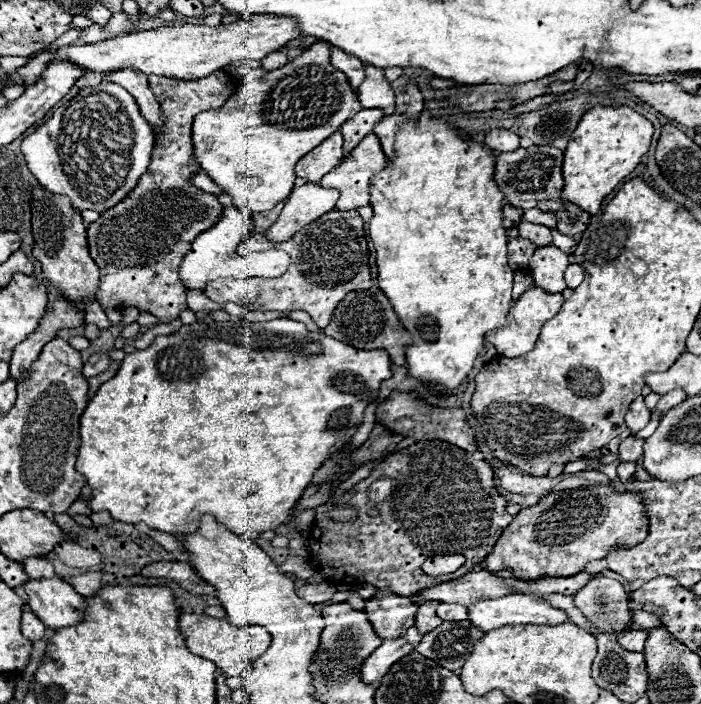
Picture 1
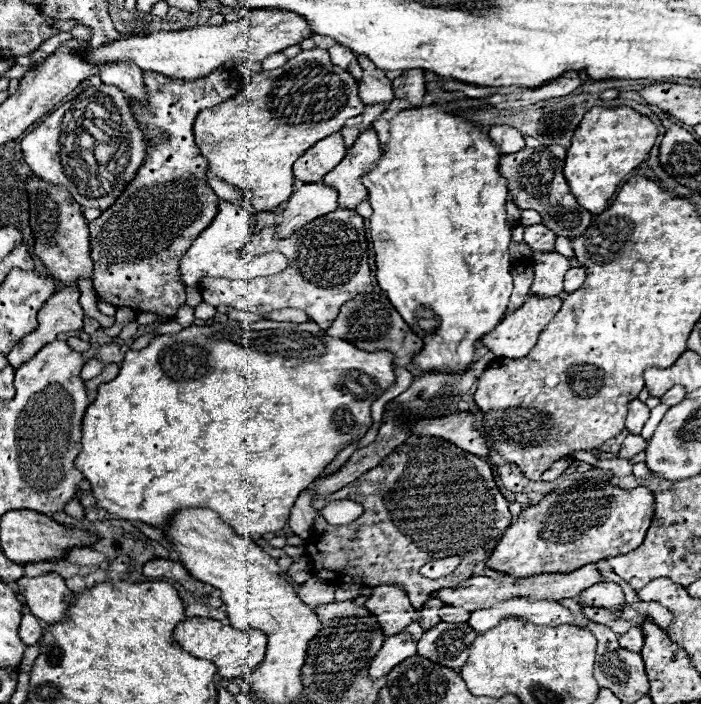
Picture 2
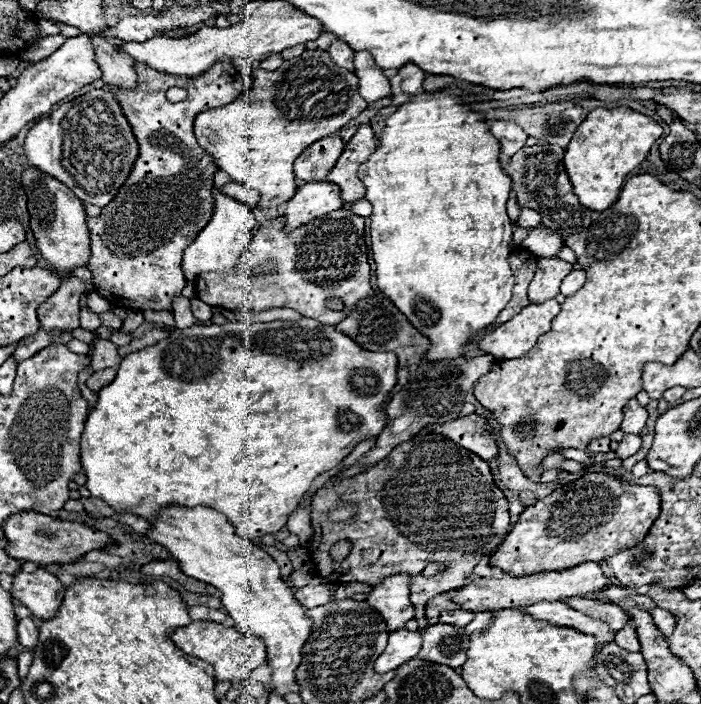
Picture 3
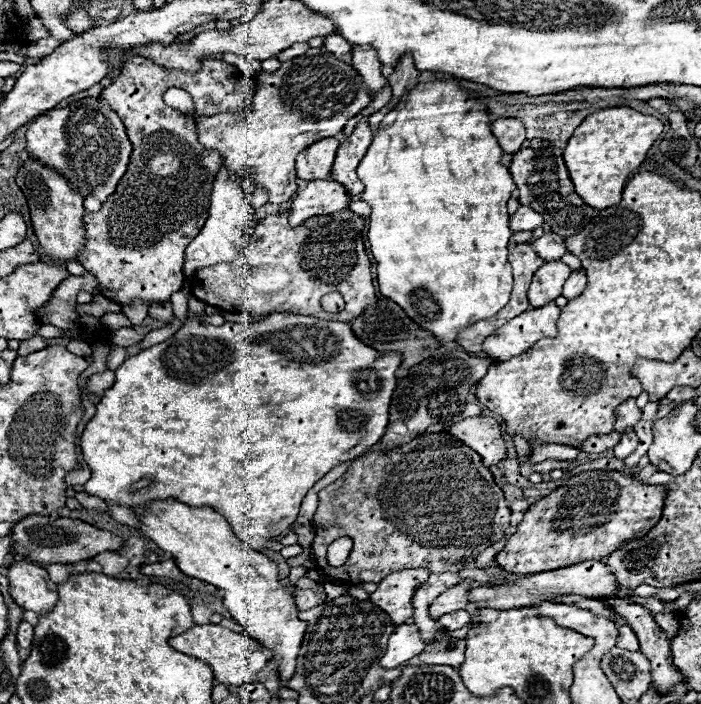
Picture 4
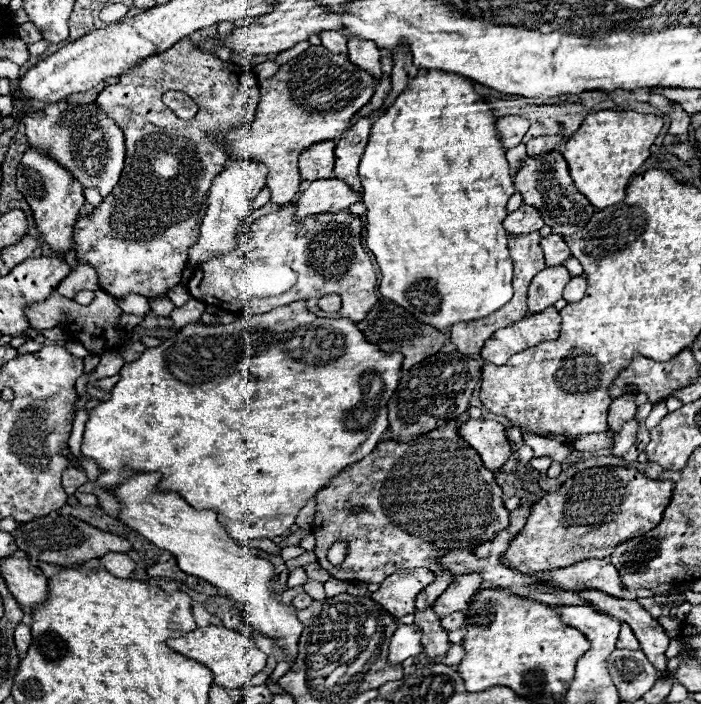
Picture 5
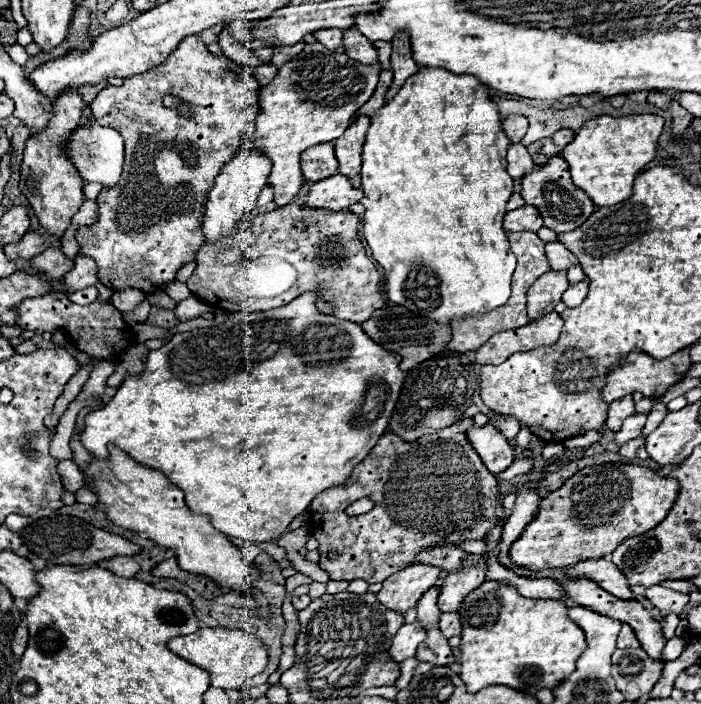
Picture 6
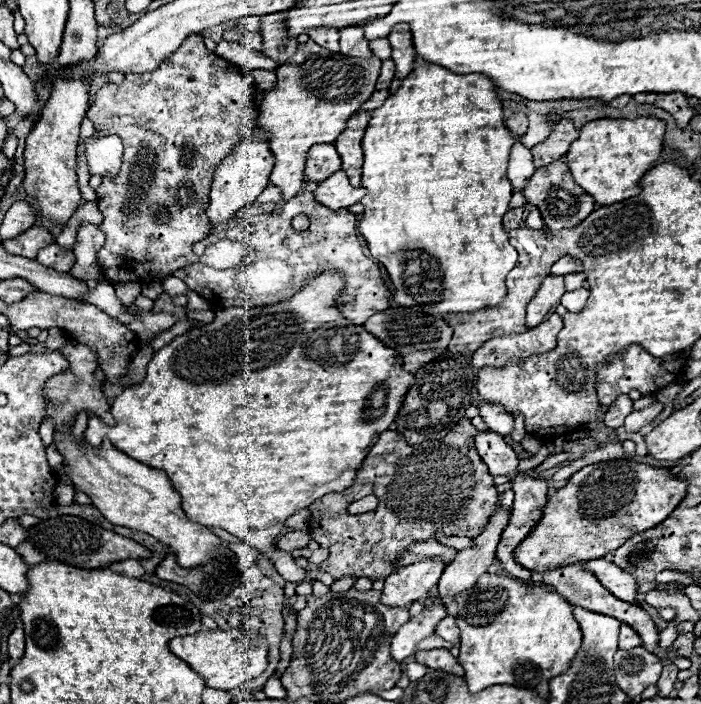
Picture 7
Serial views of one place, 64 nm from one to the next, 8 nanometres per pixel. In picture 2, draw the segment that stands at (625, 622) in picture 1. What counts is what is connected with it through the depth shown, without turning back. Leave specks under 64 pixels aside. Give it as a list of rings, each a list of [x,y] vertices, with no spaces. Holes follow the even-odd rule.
[[[598,582],[590,586],[578,596],[578,602],[602,610],[620,610],[626,606],[622,588],[616,582]]]

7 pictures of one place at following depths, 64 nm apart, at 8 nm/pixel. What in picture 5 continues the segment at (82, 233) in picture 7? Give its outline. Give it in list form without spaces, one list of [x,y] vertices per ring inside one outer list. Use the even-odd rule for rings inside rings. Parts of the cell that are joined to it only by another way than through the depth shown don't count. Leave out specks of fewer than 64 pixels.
[[[78,264],[74,272],[70,272],[62,282],[60,286],[56,288],[60,296],[64,298],[74,298],[80,290],[100,290],[98,286],[98,276],[96,276],[96,270],[88,264]]]

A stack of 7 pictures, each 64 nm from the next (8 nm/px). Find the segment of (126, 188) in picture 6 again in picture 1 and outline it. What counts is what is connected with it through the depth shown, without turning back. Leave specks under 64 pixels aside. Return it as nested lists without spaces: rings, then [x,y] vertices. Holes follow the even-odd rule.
[[[216,70],[216,74],[196,82],[180,82],[178,78],[148,80],[162,106],[164,132],[152,150],[152,162],[148,172],[142,174],[138,186],[124,202],[102,212],[102,216],[88,226],[86,236],[90,256],[100,268],[100,306],[104,310],[138,306],[162,322],[172,322],[188,308],[186,286],[178,278],[180,262],[190,250],[194,238],[212,228],[222,218],[224,210],[214,194],[198,190],[188,182],[188,176],[200,170],[200,164],[192,156],[190,128],[196,114],[224,106],[224,102],[236,92],[236,86],[240,88],[240,78]]]

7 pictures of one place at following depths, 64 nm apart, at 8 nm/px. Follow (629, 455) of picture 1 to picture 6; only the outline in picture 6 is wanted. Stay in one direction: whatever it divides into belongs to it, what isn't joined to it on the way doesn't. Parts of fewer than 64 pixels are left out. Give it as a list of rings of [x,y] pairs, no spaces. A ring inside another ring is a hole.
[[[632,414],[630,418],[626,418],[622,428],[616,432],[616,446],[620,448],[626,442],[638,438],[642,434],[640,430],[644,428],[644,424],[646,424],[646,414]]]

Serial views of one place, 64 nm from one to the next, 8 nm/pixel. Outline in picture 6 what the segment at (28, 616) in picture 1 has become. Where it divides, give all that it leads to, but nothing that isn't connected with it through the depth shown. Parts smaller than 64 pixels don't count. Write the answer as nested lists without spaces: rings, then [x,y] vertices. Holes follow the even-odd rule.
[[[18,626],[18,628],[16,628],[16,634],[14,634],[14,638],[12,638],[12,652],[14,652],[14,656],[20,658],[20,656],[24,654],[26,646],[28,646],[28,628]]]

